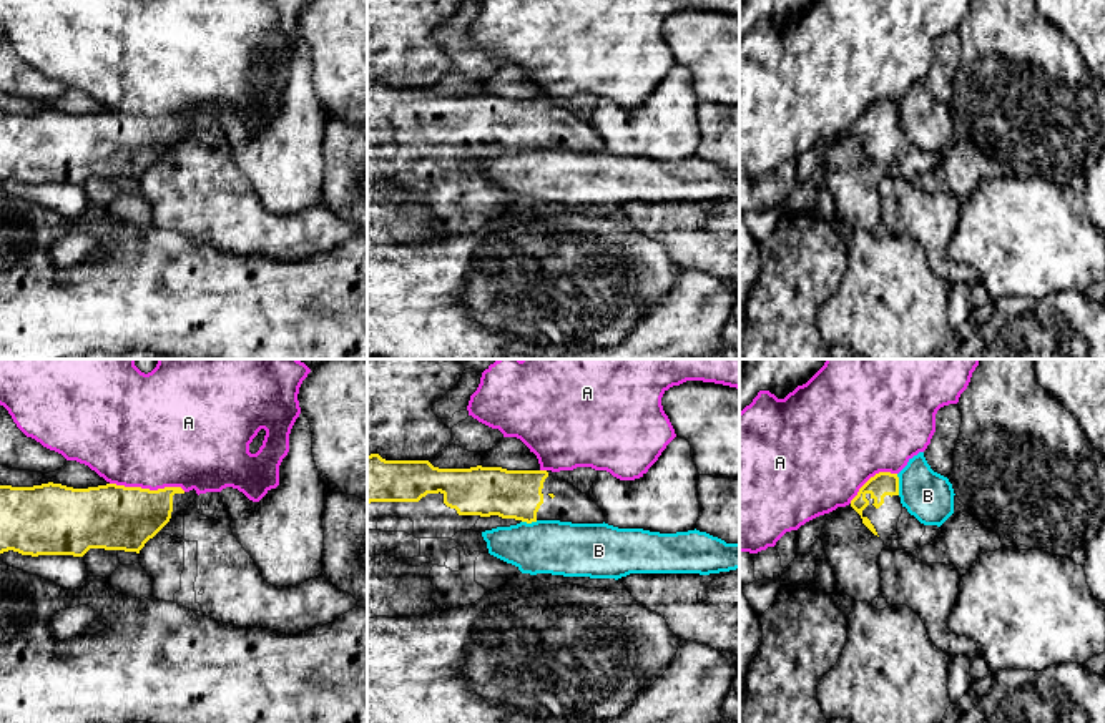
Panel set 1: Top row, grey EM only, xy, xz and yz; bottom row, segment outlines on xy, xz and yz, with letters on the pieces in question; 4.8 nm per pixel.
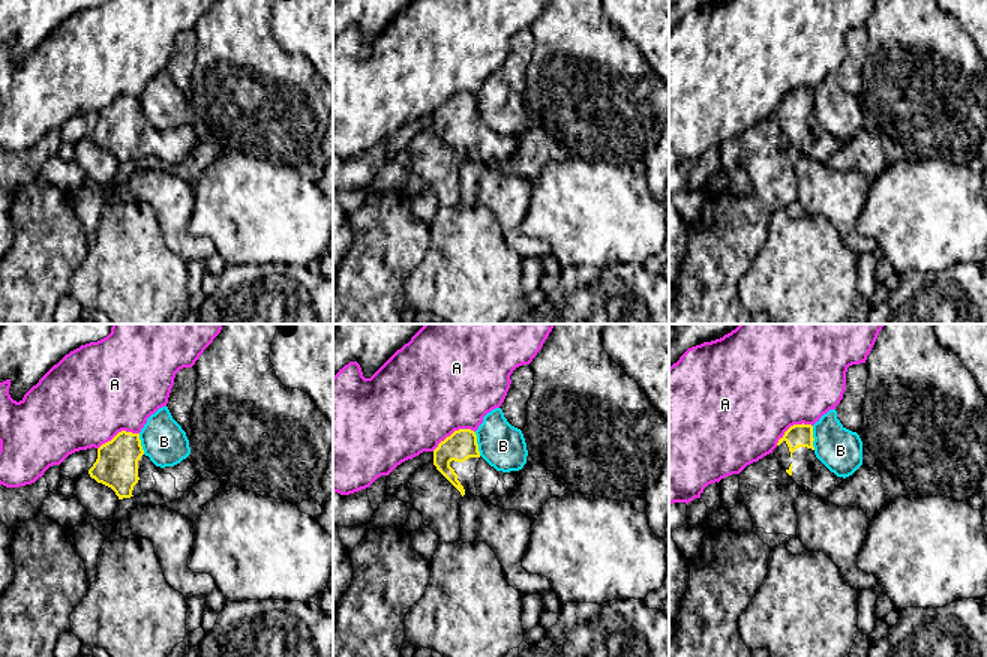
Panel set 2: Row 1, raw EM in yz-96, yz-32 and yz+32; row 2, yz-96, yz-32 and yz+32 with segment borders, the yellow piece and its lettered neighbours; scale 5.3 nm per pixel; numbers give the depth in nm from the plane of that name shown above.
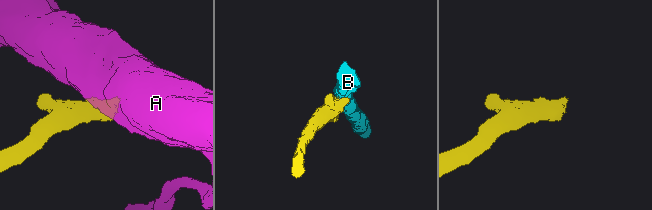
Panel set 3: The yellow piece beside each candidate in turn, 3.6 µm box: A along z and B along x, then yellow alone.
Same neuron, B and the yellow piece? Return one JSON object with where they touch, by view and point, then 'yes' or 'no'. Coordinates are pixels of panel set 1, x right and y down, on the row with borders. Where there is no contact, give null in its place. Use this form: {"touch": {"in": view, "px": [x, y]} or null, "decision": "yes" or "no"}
{"touch": {"in": "yz", "px": [898, 484]}, "decision": "no"}

